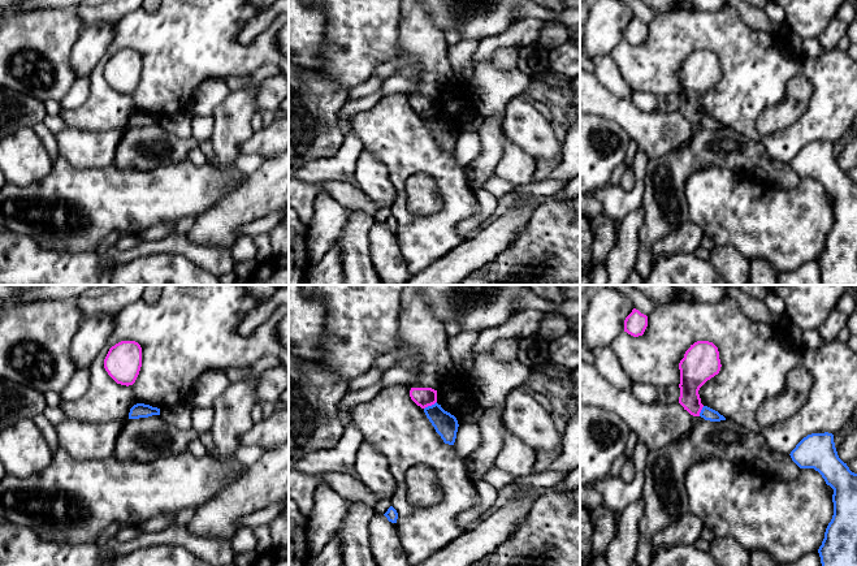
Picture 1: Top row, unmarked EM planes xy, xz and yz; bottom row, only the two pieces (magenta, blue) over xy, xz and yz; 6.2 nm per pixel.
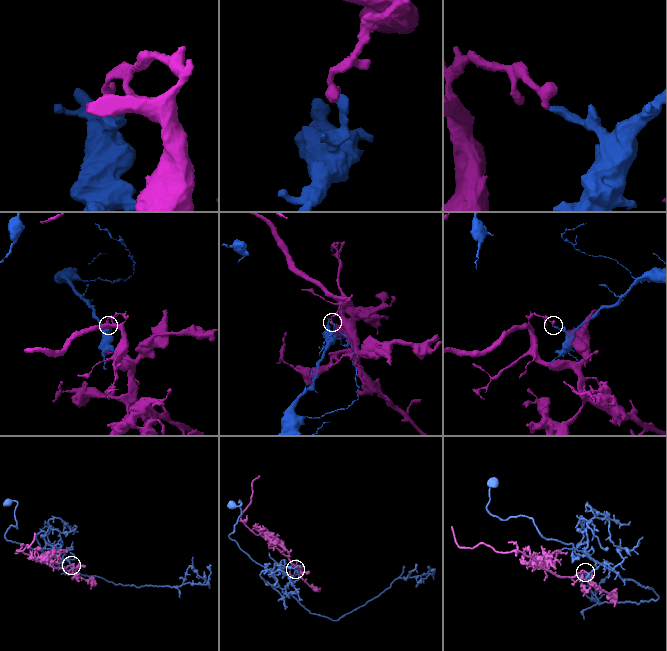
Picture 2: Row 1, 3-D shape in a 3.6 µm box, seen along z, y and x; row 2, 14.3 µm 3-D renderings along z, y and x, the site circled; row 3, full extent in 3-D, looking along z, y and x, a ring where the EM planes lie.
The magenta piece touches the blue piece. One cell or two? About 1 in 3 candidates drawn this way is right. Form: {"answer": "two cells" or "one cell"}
{"answer": "two cells"}

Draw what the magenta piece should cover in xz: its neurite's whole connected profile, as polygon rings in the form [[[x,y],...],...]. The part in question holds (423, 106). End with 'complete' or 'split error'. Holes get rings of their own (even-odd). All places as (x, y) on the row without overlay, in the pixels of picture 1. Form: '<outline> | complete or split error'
[[[411,96],[410,105],[417,115],[425,117],[437,111],[437,99],[432,96]]] | complete

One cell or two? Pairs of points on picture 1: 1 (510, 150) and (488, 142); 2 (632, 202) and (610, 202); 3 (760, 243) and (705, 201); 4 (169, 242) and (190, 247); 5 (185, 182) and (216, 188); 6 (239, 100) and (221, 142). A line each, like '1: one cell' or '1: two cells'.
1: two cells
2: one cell
3: one cell
4: one cell
5: one cell
6: one cell

